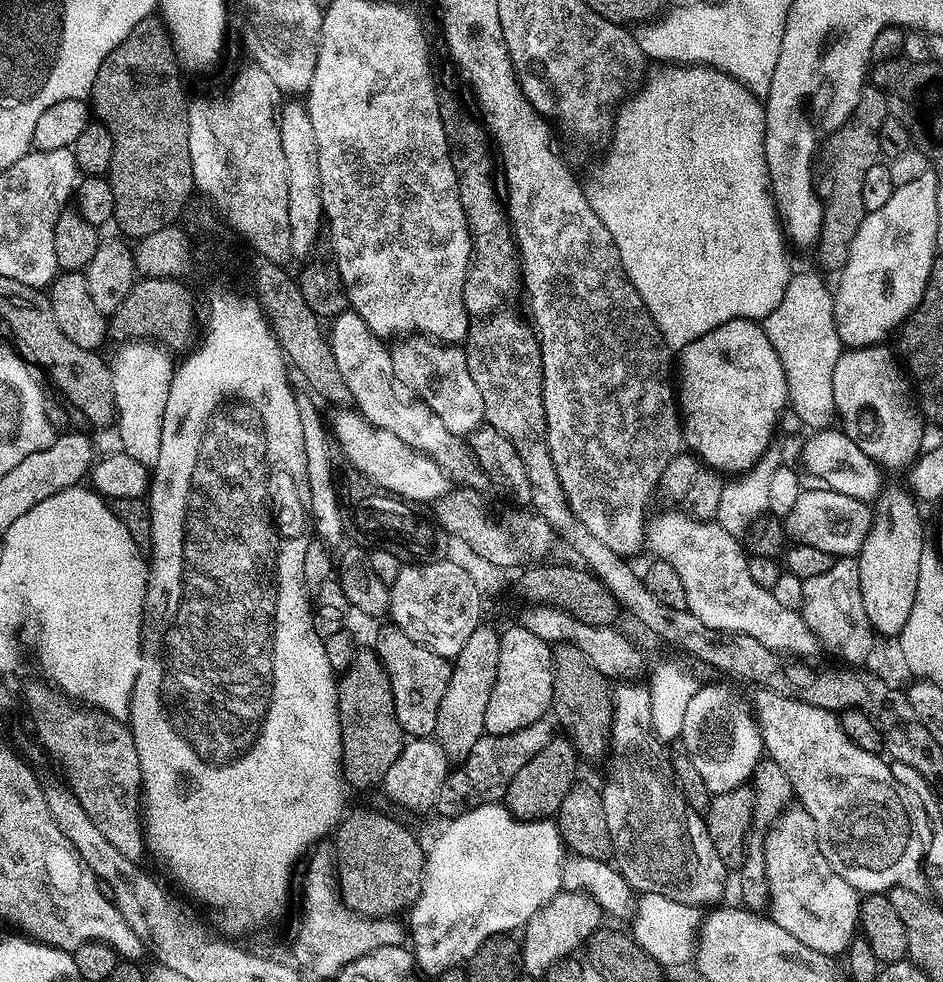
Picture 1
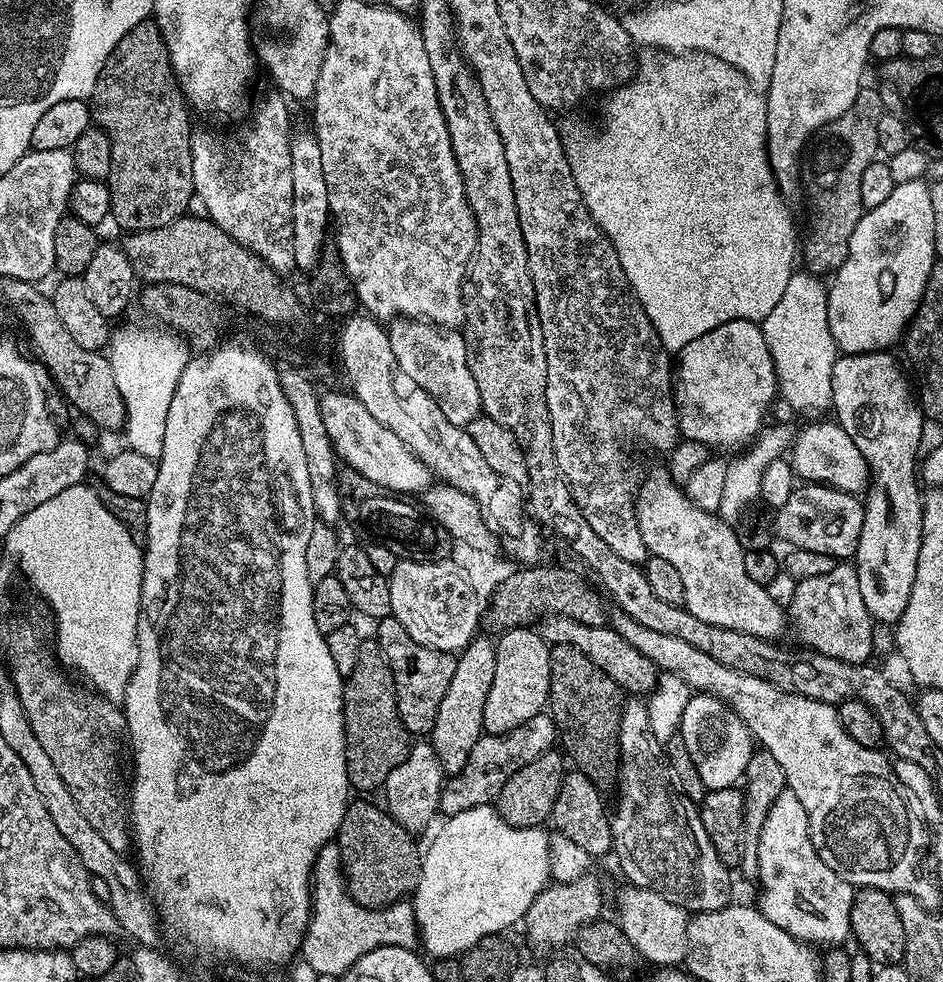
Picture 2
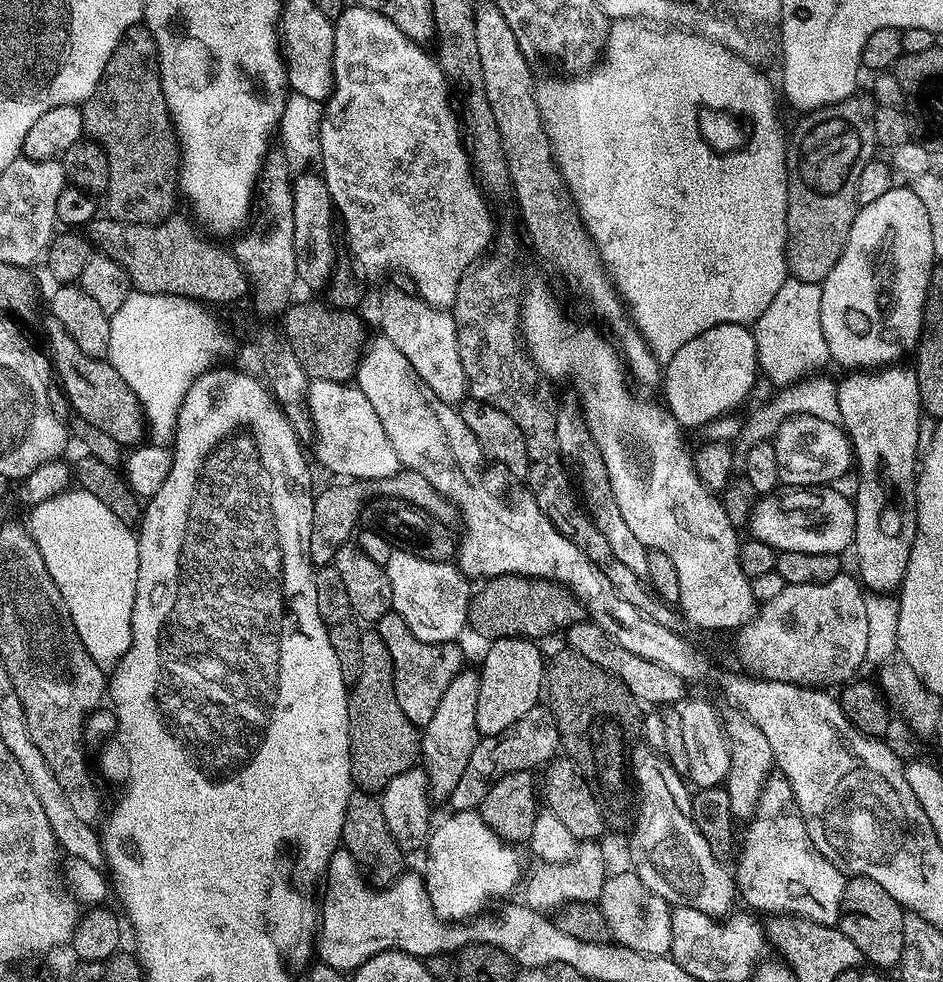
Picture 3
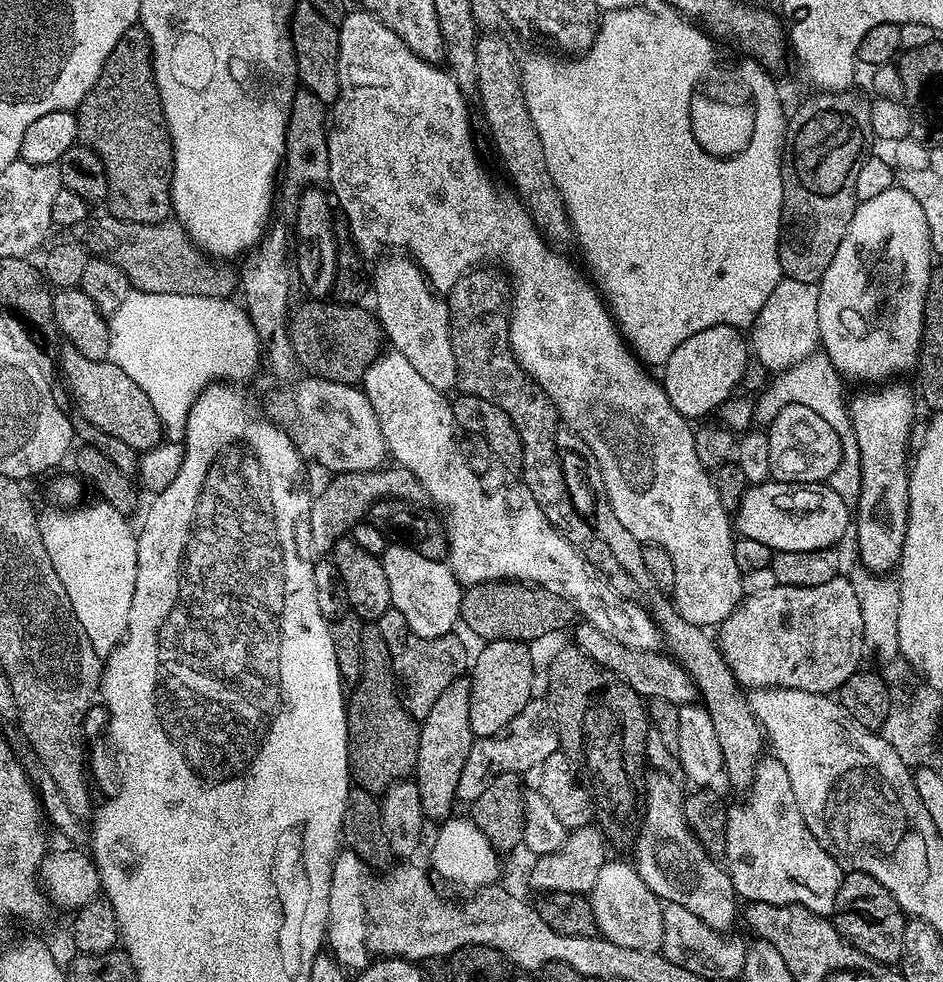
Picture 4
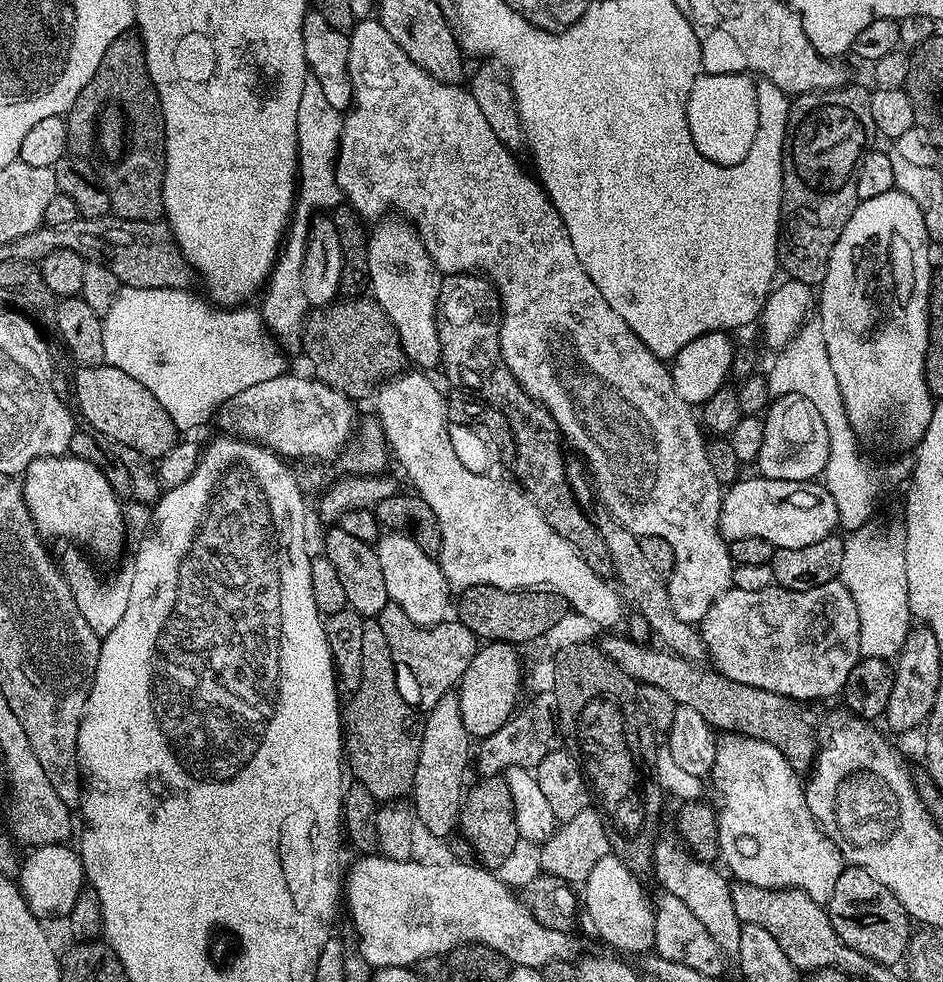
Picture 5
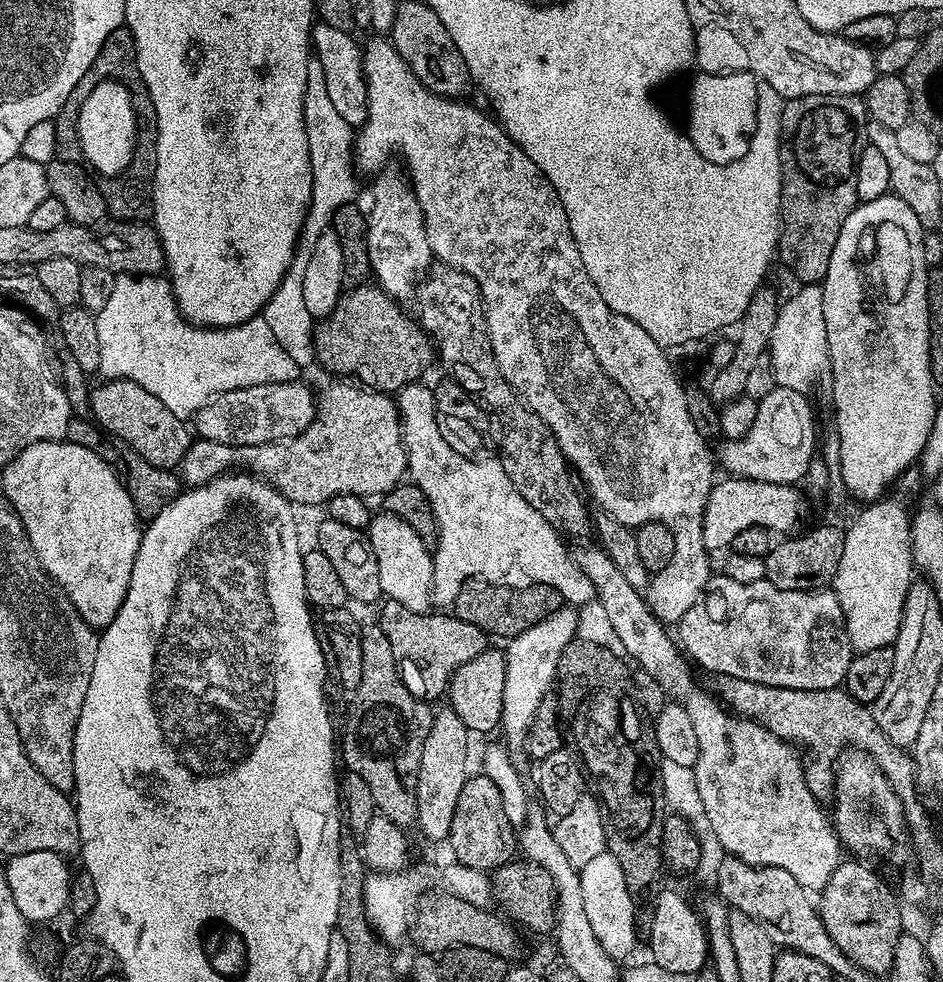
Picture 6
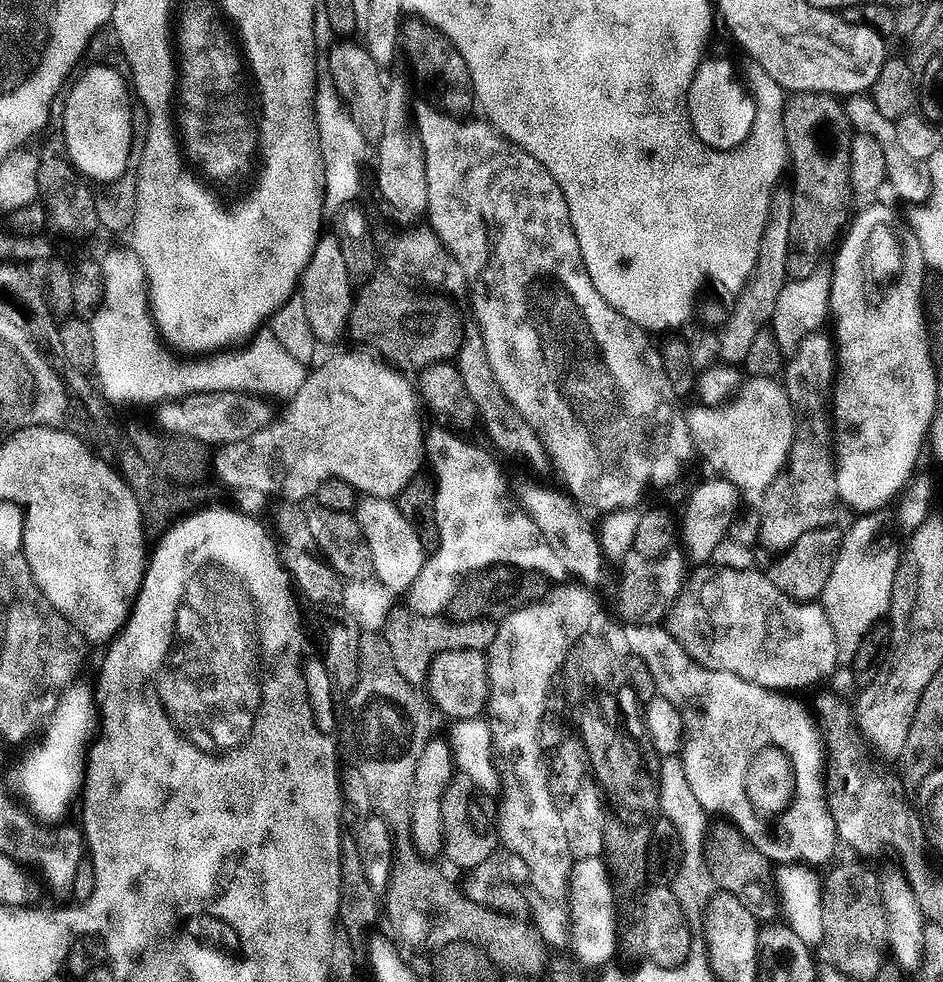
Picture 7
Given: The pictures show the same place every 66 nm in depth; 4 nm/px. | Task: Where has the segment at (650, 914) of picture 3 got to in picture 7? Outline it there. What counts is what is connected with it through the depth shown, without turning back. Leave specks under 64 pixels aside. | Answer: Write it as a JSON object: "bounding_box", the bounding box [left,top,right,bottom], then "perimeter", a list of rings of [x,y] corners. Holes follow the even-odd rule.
{"bounding_box":[570,856,618,966],"perimeter":[[[591,856],[576,860],[572,865],[572,882],[570,885],[570,907],[572,909],[572,942],[578,952],[577,957],[583,963],[600,964],[604,966],[618,952],[618,909],[616,907],[616,892],[612,888],[612,877],[608,874],[608,865],[600,856]]]}

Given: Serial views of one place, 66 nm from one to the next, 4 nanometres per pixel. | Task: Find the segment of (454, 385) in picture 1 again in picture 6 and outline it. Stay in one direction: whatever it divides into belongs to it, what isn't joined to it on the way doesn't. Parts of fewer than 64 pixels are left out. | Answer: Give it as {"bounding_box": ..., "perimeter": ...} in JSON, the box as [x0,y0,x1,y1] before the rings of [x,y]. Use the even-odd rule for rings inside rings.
{"bounding_box":[367,166,434,302],"perimeter":[[[393,166],[383,169],[375,177],[376,185],[372,188],[372,209],[367,209],[368,218],[368,253],[370,254],[370,266],[375,283],[383,288],[384,292],[393,297],[397,302],[405,302],[417,295],[418,285],[423,281],[426,273],[434,263],[434,257],[430,250],[430,242],[426,238],[426,226],[422,206],[418,202],[416,192],[410,186],[410,180],[403,171],[400,172]]]}

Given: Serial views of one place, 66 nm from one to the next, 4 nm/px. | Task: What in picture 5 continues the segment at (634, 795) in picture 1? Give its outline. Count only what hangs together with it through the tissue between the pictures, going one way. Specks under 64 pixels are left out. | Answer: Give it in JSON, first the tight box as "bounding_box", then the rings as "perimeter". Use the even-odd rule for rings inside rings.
{"bounding_box":[652,835,740,962],"perimeter":[[[675,835],[657,839],[652,850],[652,872],[661,884],[664,892],[674,894],[674,898],[682,898],[686,902],[686,910],[706,926],[706,934],[714,938],[721,957],[728,962],[738,961],[738,938],[740,937],[740,919],[734,914],[734,902],[729,881],[724,881],[723,871],[715,872],[711,863],[699,860],[689,852]]]}

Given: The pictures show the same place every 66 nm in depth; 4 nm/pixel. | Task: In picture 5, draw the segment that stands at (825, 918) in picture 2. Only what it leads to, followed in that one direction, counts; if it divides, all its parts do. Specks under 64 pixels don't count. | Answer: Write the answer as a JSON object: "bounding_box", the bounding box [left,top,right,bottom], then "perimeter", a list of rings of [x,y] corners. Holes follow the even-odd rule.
{"bounding_box":[710,734,846,905],"perimeter":[[[720,734],[716,739],[716,753],[714,754],[714,762],[710,773],[710,781],[716,787],[716,792],[720,797],[714,800],[716,810],[716,821],[718,822],[718,842],[720,843],[719,859],[724,860],[723,867],[736,875],[735,879],[741,884],[753,884],[759,888],[797,888],[806,894],[810,894],[810,898],[814,898],[814,902],[822,905],[827,905],[830,894],[834,894],[834,882],[838,882],[838,874],[843,872],[846,865],[844,859],[840,856],[840,851],[834,846],[834,842],[830,842],[830,838],[826,838],[826,834],[814,822],[814,818],[810,814],[810,810],[806,806],[806,798],[804,797],[804,784],[801,777],[790,766],[790,762],[785,758],[776,747],[767,740],[755,740],[752,736],[743,734]]]}

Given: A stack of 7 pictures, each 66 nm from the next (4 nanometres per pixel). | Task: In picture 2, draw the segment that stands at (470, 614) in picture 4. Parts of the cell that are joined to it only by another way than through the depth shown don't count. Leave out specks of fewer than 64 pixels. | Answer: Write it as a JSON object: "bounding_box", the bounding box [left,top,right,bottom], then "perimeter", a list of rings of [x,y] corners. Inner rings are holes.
{"bounding_box":[482,564,610,634],"perimeter":[[[544,564],[541,568],[532,567],[536,566],[524,566],[521,572],[510,573],[493,590],[492,601],[489,604],[487,601],[482,612],[482,624],[485,629],[489,628],[489,633],[499,634],[509,632],[512,628],[527,628],[545,616],[574,618],[574,622],[586,622],[586,626],[605,626],[609,623],[610,612],[604,609],[605,597],[595,587],[592,589],[574,569],[555,568],[552,564]]]}

